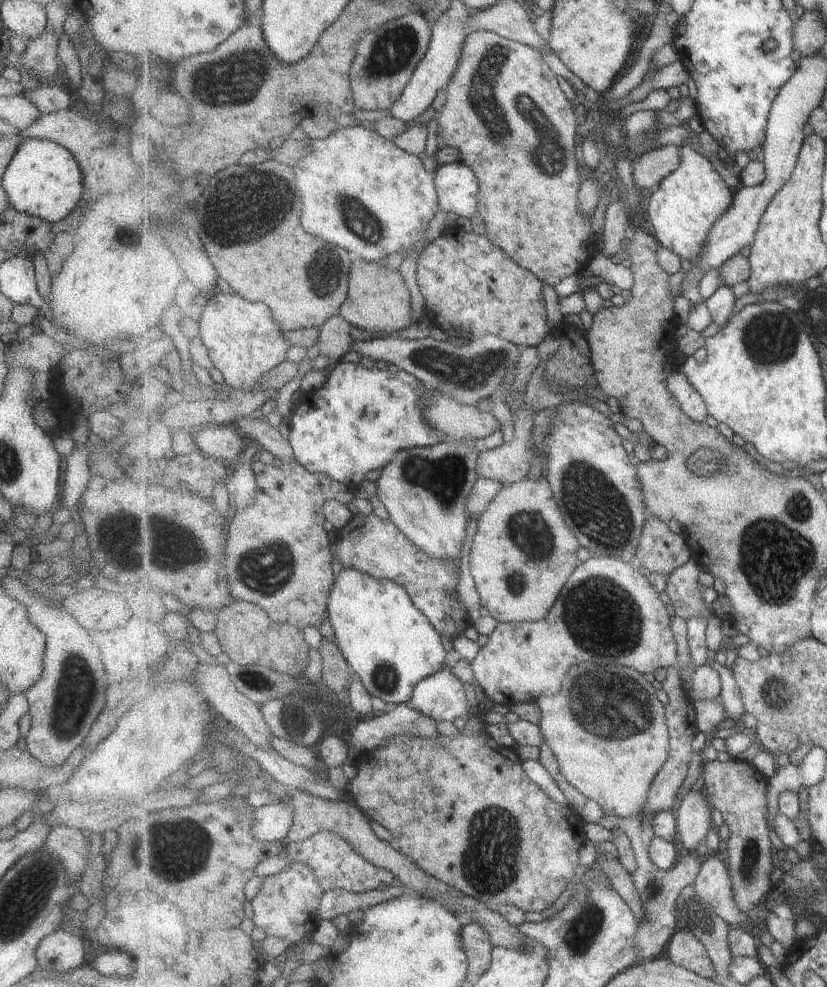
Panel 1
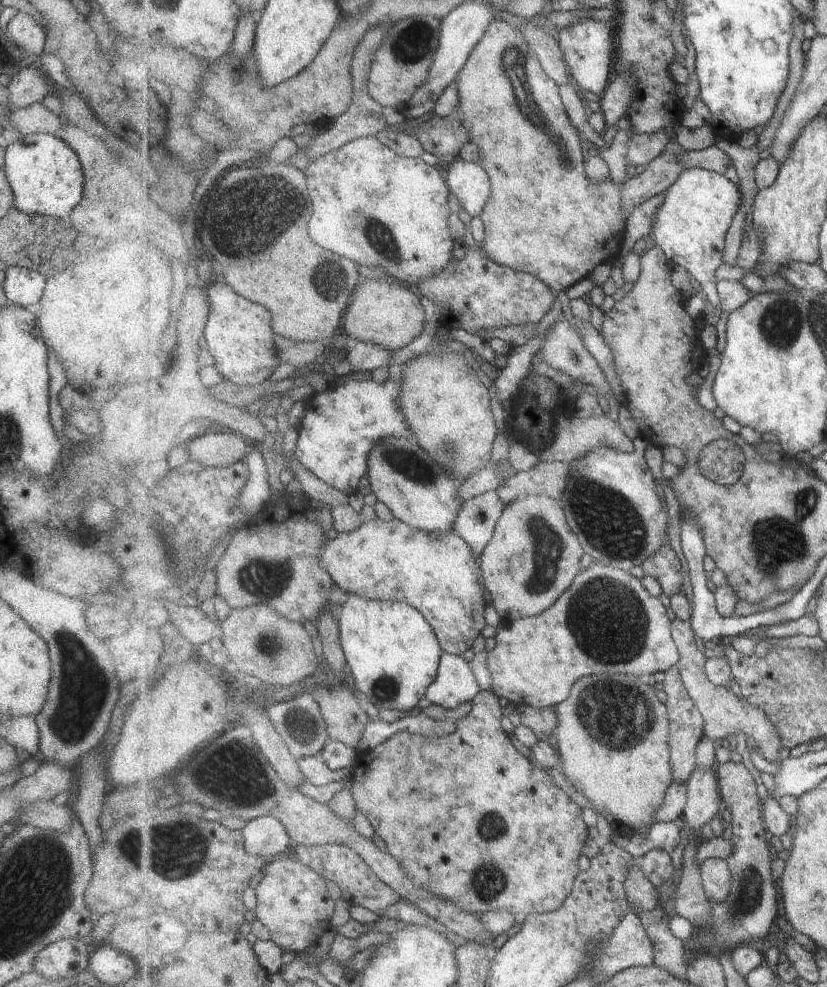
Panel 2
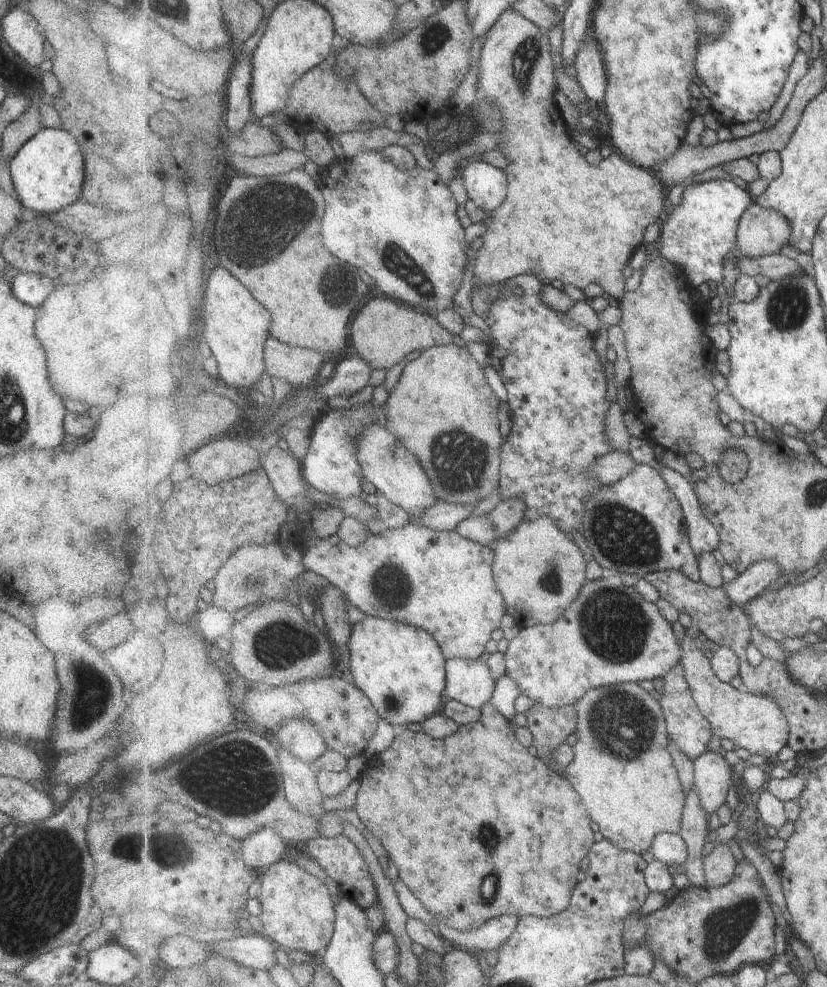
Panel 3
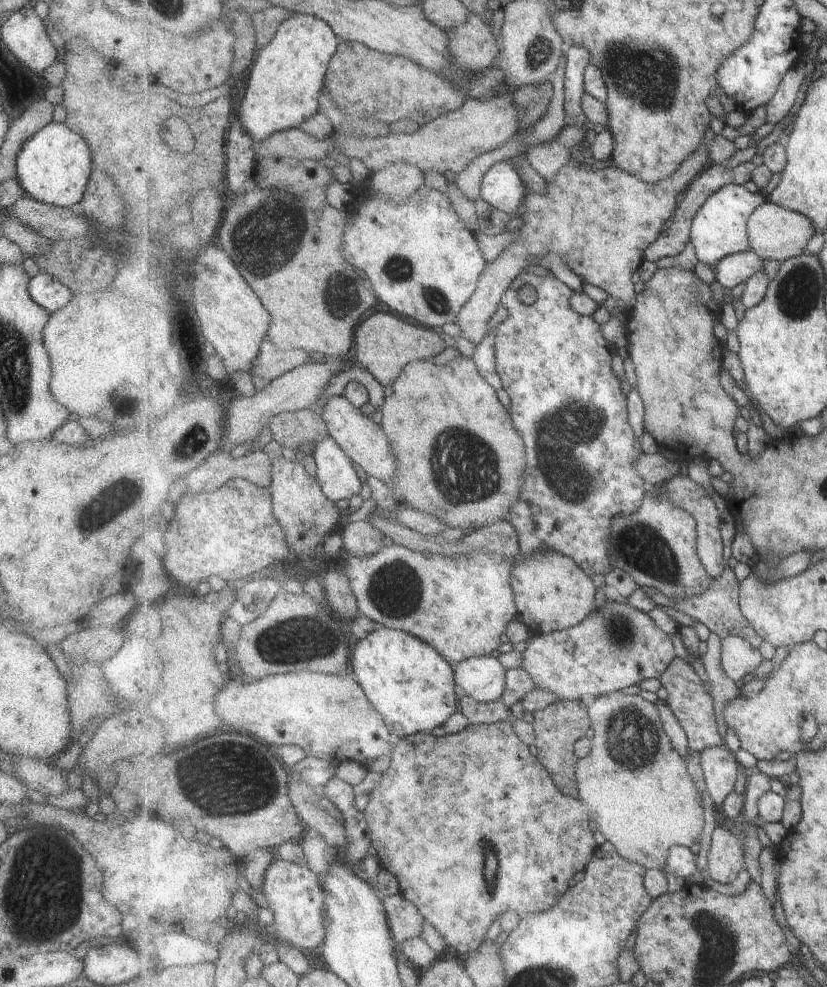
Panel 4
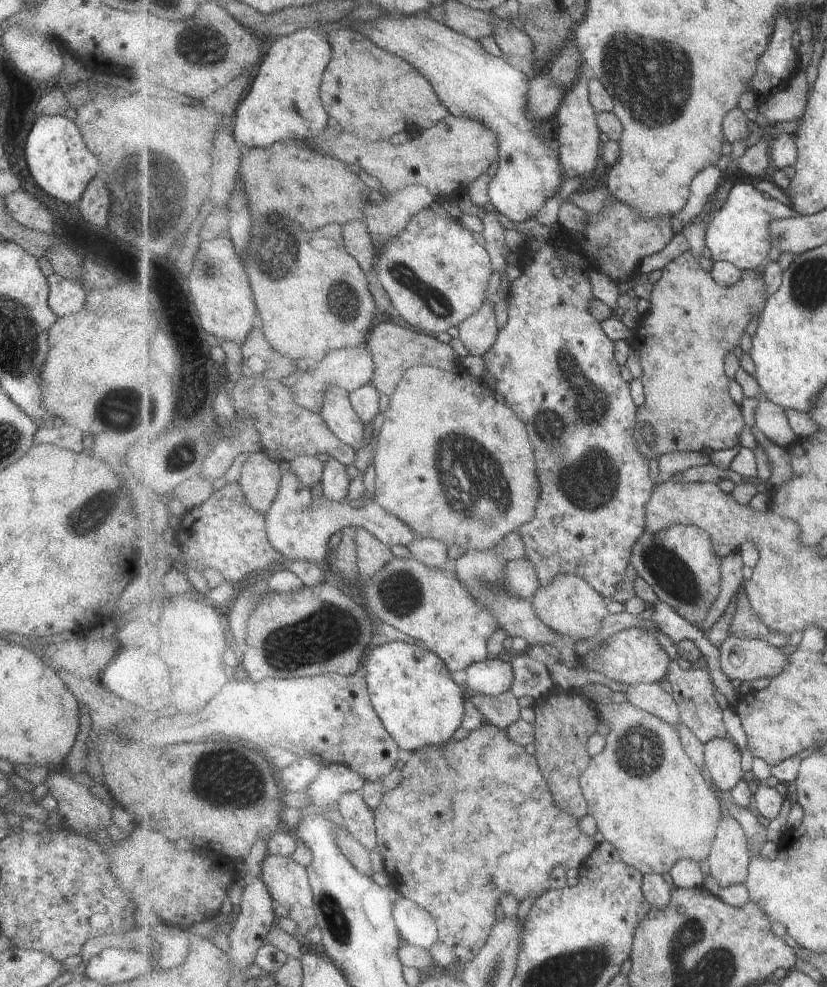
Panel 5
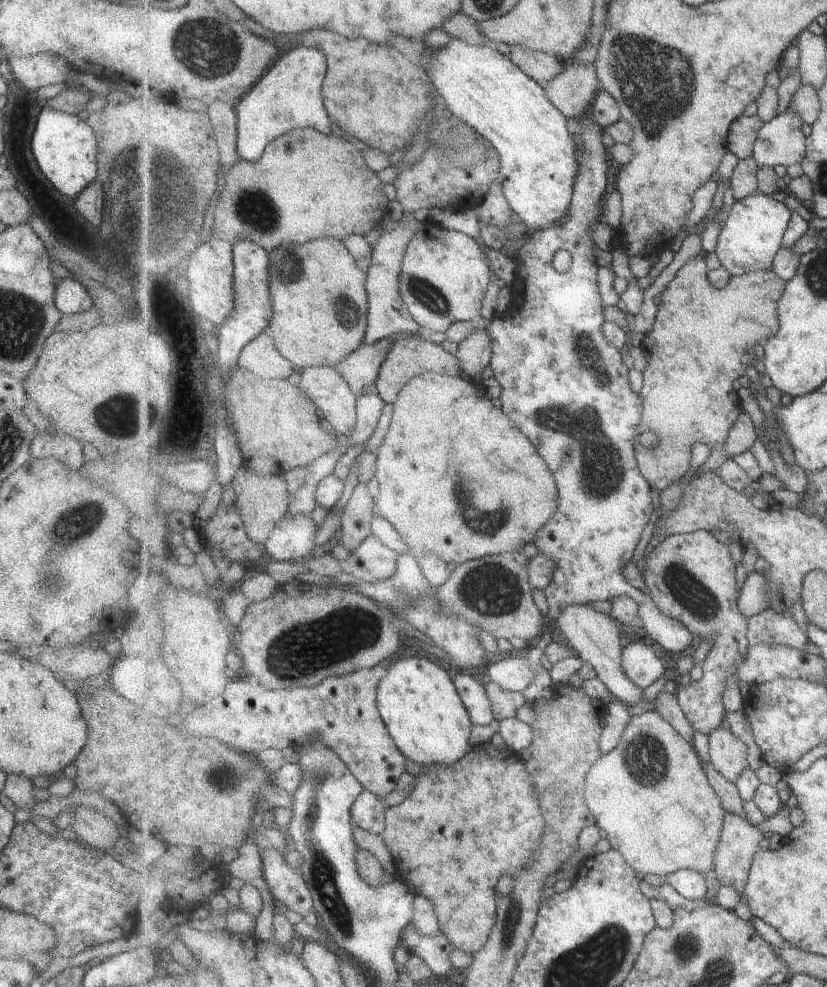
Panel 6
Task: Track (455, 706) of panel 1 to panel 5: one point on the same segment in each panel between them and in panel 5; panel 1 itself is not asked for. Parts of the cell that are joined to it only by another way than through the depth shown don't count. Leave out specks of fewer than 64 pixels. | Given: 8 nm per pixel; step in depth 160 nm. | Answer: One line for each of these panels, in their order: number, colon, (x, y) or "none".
2: (456, 684)
3: (469, 681)
4: (484, 678)
5: (492, 677)

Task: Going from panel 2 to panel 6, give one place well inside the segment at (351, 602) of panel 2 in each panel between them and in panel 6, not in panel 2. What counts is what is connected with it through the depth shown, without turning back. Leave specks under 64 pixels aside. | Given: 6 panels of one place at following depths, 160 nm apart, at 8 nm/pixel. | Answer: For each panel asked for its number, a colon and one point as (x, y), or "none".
3: (402, 669)
4: (414, 688)
5: (411, 688)
6: (420, 704)

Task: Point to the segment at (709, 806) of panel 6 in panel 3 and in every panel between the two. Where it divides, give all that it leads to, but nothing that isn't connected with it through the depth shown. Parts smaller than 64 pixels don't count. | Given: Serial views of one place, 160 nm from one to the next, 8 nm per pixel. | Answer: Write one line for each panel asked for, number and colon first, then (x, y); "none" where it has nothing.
3: (626, 775)
4: (637, 785)
5: (651, 801)

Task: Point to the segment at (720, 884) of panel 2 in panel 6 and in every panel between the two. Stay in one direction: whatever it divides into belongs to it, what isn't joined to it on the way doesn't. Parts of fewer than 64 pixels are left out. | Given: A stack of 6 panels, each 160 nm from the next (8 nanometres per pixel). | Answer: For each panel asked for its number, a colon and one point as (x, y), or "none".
3: (720, 865)
4: (726, 857)
5: (729, 862)
6: (741, 841)

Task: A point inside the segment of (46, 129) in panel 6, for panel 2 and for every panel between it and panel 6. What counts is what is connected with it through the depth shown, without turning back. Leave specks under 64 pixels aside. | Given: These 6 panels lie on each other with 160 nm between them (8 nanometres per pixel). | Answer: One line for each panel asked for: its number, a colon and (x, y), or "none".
2: (45, 176)
3: (47, 172)
4: (53, 165)
5: (57, 158)

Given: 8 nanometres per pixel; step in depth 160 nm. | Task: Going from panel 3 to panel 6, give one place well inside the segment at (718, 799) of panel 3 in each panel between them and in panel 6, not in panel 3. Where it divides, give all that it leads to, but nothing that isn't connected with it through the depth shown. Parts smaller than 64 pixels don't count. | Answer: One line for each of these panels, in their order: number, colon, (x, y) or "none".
4: (721, 768)
5: (723, 758)
6: (728, 753)

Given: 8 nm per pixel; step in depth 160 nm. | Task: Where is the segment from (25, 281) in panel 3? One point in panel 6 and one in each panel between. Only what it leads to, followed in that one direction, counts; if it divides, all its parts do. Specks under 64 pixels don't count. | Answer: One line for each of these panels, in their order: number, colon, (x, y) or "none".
4: (45, 289)
5: (65, 297)
6: (70, 297)

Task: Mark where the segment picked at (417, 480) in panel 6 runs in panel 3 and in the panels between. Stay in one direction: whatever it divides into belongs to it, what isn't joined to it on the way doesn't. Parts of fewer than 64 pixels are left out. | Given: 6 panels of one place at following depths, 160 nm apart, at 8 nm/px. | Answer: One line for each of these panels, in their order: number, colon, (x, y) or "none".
3: (443, 409)
4: (460, 459)
5: (434, 414)

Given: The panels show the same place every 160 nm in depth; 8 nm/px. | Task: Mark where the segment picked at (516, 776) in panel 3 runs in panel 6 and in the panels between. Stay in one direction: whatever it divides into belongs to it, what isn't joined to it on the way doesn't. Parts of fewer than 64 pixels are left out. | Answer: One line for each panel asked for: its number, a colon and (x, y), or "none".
4: (446, 806)
5: (475, 819)
6: (465, 825)

